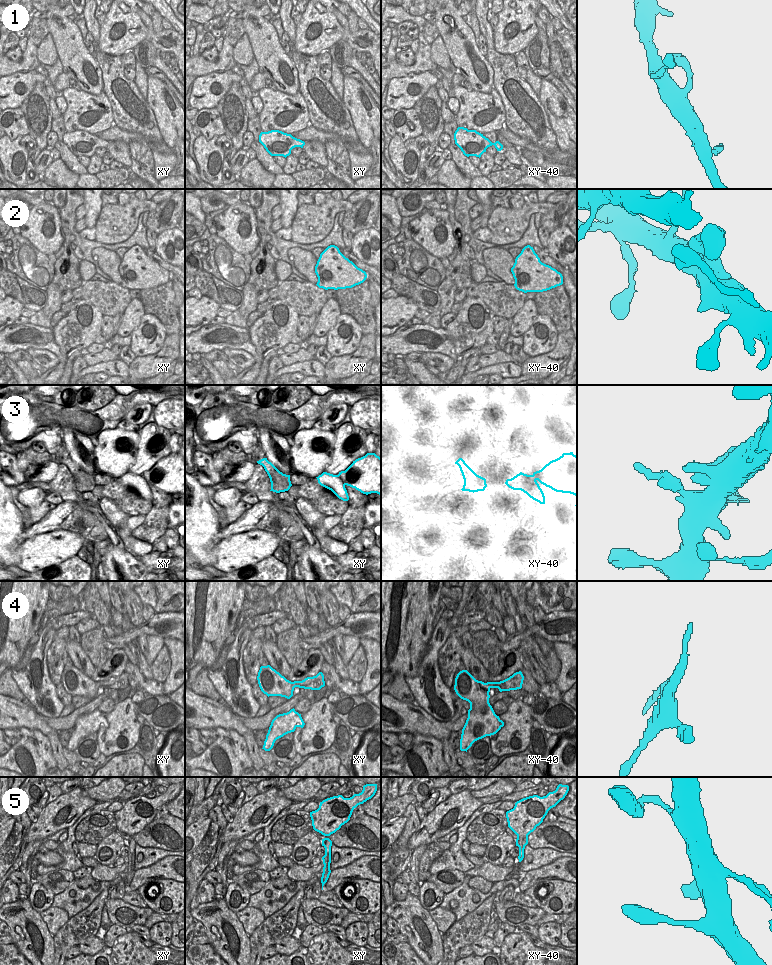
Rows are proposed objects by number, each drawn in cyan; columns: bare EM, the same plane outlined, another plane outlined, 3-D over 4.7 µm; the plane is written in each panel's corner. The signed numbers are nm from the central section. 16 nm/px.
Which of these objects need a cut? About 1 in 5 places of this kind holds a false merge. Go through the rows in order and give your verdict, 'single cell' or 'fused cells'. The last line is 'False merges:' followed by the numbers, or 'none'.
1: single cell
2: single cell
3: single cell
4: fused cells
5: single cell
False merges: 4

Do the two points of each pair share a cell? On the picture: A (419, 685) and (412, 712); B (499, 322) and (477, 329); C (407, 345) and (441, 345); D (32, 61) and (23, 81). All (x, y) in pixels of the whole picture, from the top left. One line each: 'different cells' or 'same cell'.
A: different cells
B: different cells
C: same cell
D: different cells

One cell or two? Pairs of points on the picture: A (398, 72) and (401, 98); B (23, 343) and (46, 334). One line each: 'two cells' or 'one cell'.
A: two cells
B: one cell

